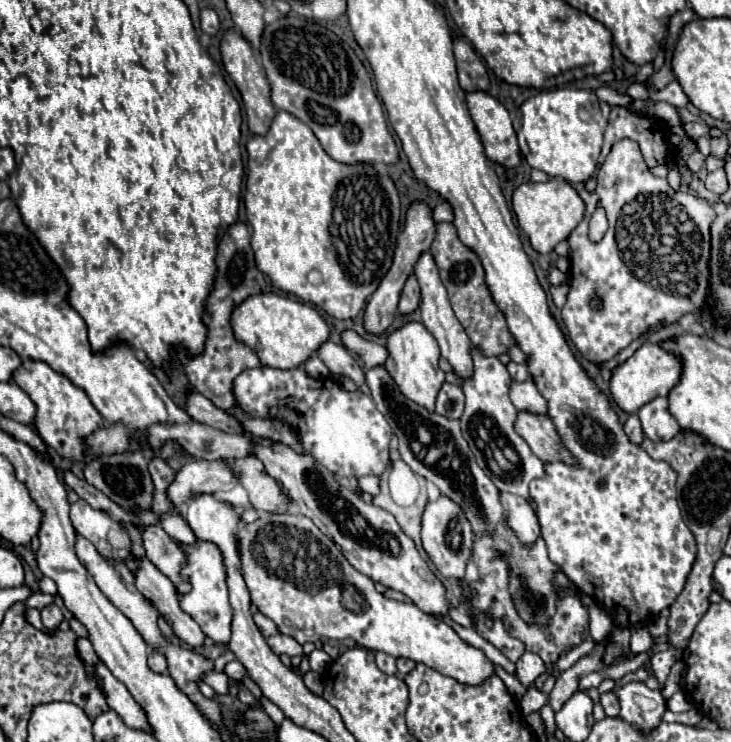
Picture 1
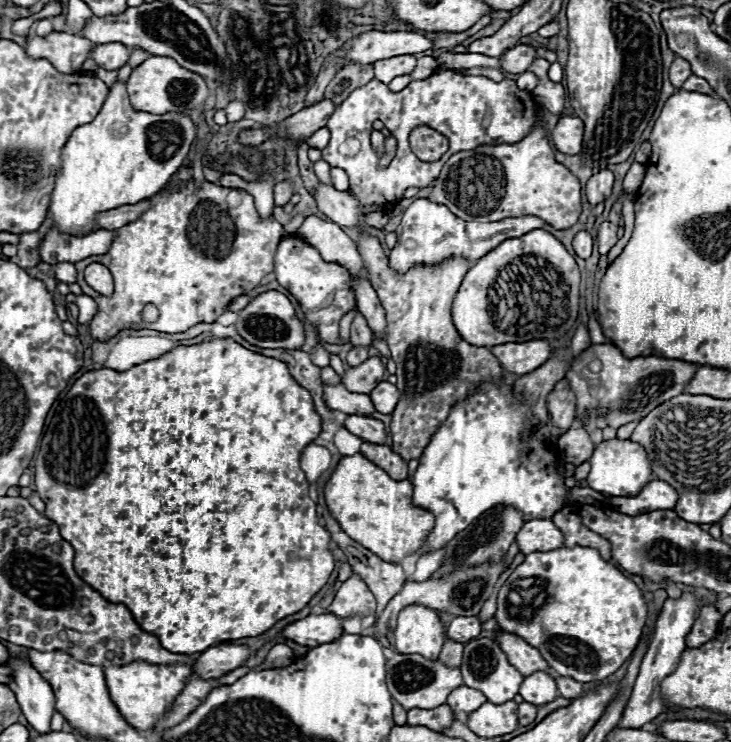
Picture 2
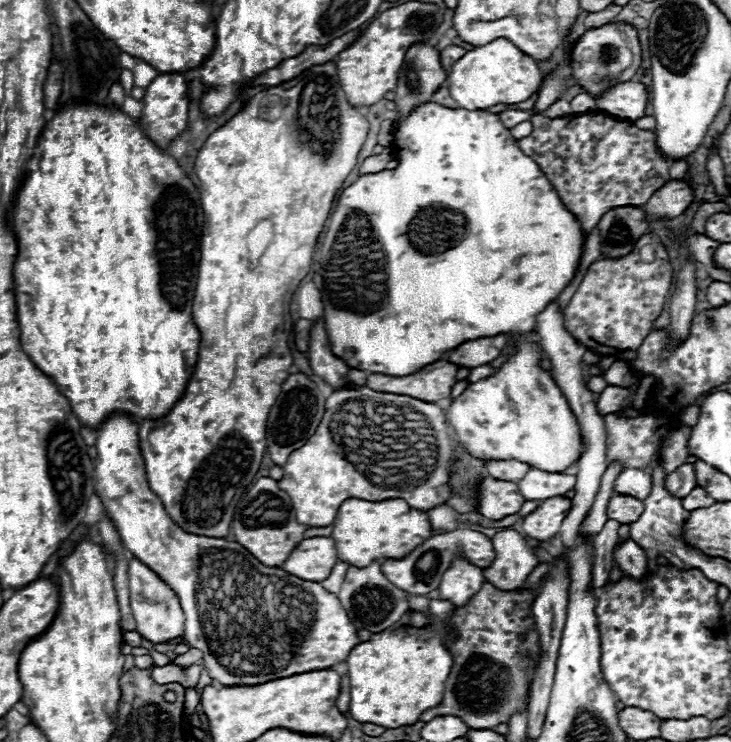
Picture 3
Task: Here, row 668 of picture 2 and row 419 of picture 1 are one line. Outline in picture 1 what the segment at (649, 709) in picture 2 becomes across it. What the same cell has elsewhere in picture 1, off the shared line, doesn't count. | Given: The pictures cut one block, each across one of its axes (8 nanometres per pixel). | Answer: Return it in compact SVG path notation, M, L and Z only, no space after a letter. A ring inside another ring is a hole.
M654 398L638 410L644 436L650 440L670 440L680 432L678 422L668 412L666 398Z

